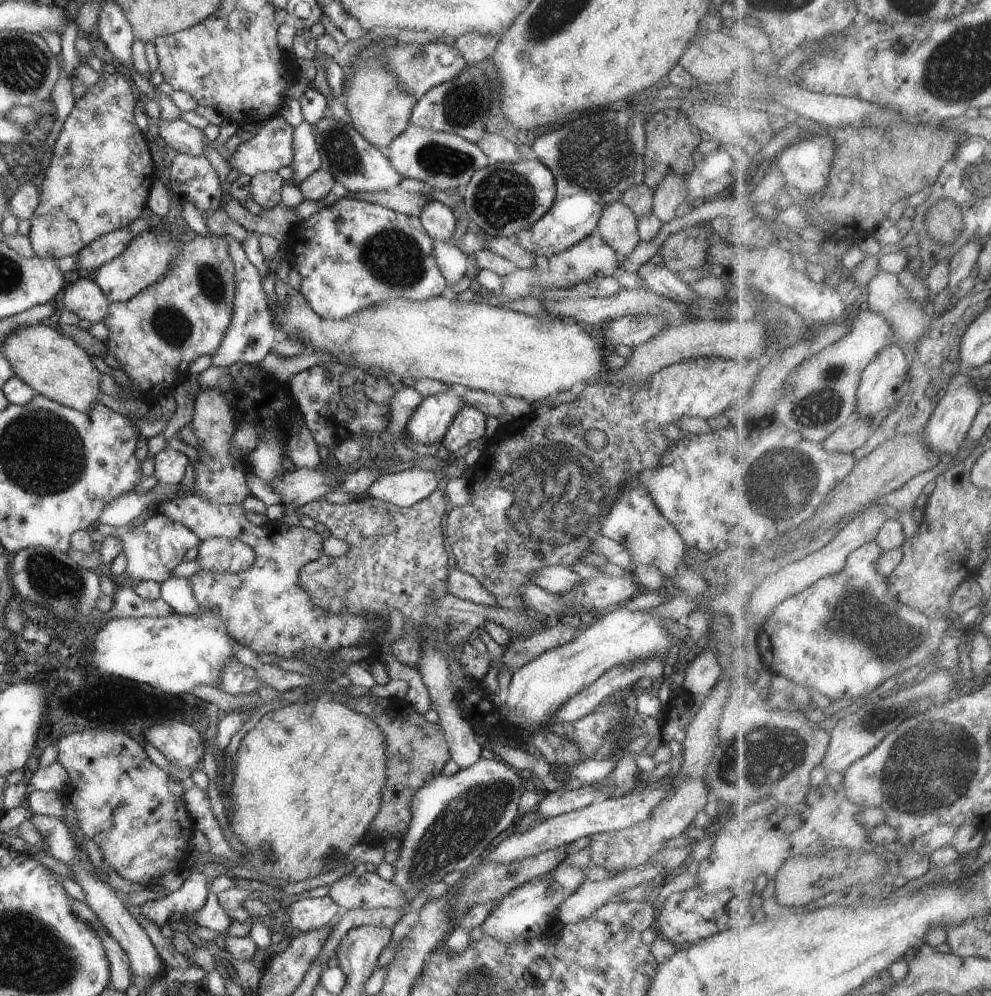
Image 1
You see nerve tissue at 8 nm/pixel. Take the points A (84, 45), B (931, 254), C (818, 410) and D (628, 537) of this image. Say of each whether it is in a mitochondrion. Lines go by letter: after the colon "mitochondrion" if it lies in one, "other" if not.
A: other
B: other
C: mitochondrion
D: mitochondrion

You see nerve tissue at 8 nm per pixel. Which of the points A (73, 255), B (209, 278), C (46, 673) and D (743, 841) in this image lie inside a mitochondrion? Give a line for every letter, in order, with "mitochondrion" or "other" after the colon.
A: other
B: mitochondrion
C: other
D: other

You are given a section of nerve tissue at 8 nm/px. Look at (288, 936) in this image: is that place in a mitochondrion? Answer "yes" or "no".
no

